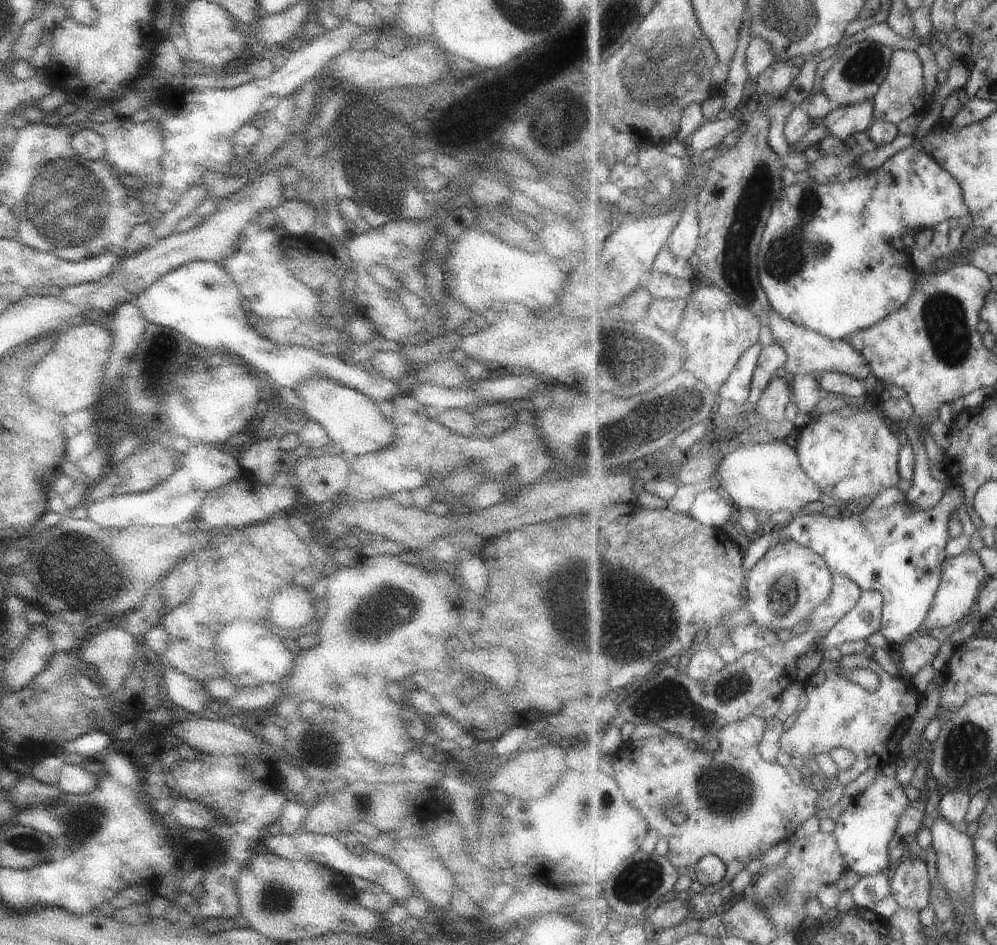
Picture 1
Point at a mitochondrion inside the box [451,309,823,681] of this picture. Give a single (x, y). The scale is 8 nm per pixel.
(616, 439)

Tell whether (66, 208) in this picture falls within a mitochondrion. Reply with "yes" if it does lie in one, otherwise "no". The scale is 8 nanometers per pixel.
yes

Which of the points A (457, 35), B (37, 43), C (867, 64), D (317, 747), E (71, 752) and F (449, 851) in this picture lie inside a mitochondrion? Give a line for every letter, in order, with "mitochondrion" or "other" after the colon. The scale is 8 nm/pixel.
A: other
B: other
C: mitochondrion
D: mitochondrion
E: other
F: other

